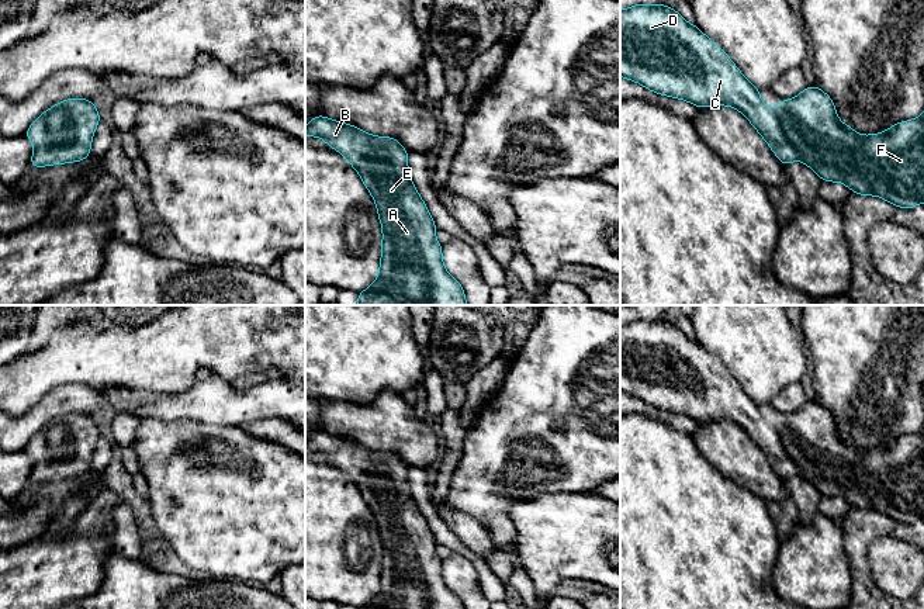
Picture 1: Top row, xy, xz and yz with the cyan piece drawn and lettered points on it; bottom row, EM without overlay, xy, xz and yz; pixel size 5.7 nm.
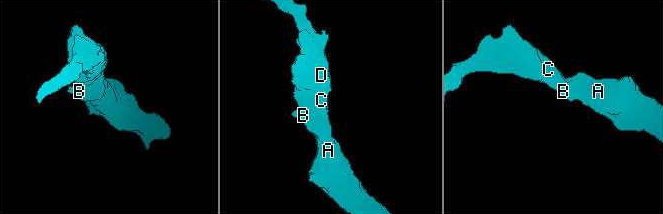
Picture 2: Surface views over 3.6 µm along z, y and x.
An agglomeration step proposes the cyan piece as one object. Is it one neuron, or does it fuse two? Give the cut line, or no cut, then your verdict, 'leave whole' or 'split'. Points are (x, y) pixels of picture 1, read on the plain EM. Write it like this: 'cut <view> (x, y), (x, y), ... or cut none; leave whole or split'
cut none; leave whole

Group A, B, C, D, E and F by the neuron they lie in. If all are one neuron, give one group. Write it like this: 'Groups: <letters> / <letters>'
Groups: A B C D E F

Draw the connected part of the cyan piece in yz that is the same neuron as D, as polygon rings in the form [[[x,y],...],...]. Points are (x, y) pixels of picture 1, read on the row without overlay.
[[[636,319],[620,325],[620,391],[657,409],[686,415],[699,423],[734,422],[754,440],[783,481],[799,474],[823,496],[841,496],[856,509],[876,511],[900,523],[910,525],[924,518],[924,428],[916,435],[893,439],[885,447],[858,450],[838,435],[831,412],[817,401],[807,401],[799,411],[778,416],[776,425],[772,426],[762,418],[759,404],[744,392],[717,359],[665,319]]]

